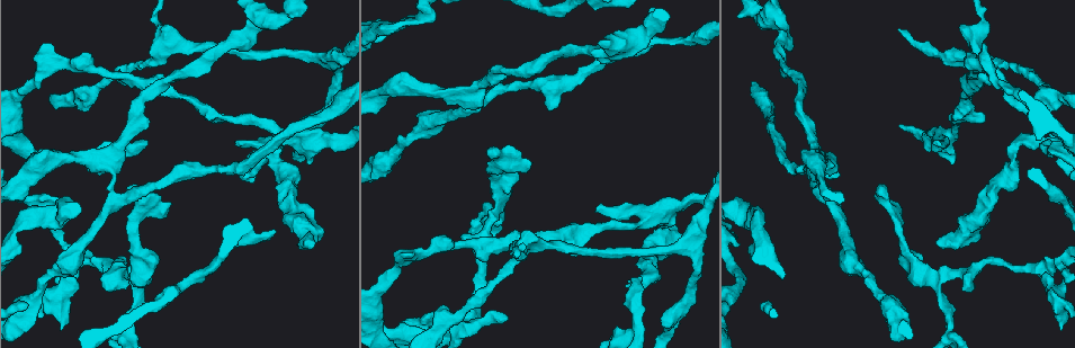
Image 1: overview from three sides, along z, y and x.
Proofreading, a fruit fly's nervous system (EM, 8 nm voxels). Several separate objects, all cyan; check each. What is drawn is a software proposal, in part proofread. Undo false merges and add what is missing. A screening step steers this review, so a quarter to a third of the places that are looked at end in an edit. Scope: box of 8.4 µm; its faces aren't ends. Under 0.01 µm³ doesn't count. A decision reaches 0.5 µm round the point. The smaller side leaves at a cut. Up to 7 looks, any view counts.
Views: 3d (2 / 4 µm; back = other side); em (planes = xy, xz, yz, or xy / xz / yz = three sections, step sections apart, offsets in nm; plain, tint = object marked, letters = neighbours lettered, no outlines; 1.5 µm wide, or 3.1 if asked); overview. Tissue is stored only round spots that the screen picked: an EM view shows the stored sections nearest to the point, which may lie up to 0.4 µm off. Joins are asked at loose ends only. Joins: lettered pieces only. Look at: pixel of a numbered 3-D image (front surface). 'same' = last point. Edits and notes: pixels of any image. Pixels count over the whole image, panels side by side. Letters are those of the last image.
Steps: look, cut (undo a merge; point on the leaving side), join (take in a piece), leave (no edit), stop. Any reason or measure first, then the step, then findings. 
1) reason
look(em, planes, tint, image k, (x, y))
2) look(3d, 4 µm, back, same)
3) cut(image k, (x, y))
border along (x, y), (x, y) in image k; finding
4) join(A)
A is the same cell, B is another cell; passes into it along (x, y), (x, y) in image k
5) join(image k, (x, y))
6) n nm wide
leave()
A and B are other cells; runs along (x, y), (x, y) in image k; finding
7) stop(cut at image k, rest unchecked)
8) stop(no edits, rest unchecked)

an open end
look(em, xy, step 8, tint, image 1, (666, 221))

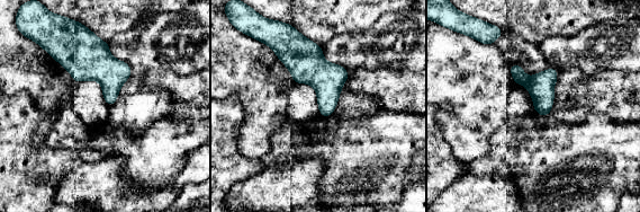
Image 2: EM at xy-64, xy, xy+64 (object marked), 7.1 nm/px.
look(em, planes, letters, same)

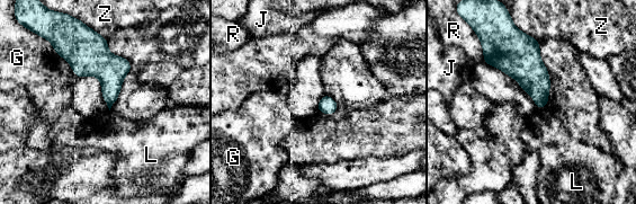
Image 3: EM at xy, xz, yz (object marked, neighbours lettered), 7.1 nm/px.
Z touches over 460 nm
leave()
G, J, L, R and Z are other cells; border along (33, 32), (51, 43), (77, 77) in image 3; none of them fits

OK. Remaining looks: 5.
free end
look(em, yz, step 4, letters, image 1, (935, 242))

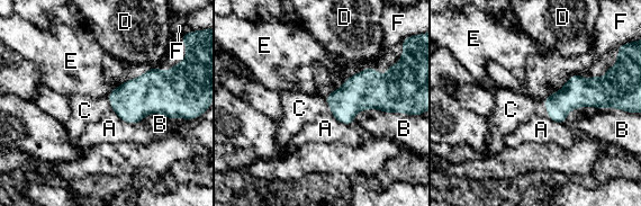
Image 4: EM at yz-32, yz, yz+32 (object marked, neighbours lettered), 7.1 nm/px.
look(em, planes, letters, same)

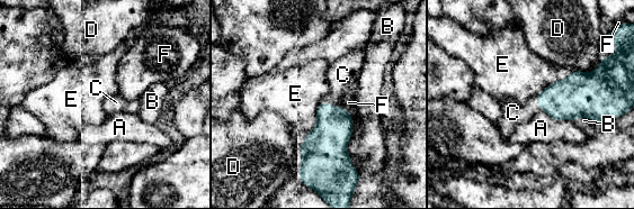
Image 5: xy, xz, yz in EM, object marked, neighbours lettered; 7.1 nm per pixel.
F touches over 380 nm
join(C)
C is the same cell, A, B, D, E and F are other cells; passes into it along (328, 141), (331, 106), (342, 74) in image 5; the cell continues

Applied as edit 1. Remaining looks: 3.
abrupt turn
look(em, yz, step 4, tint, image 1, (636, 289))

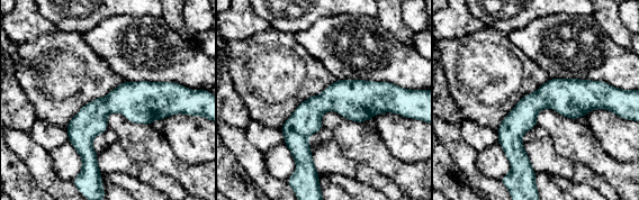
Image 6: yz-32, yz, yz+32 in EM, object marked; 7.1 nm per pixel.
cut it another way
look(em, planes, letters, same)

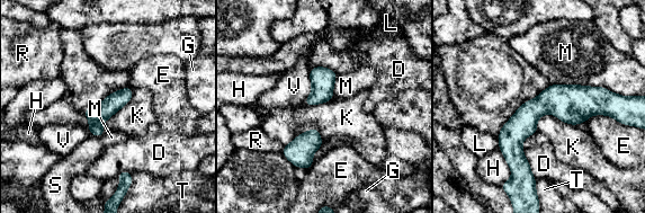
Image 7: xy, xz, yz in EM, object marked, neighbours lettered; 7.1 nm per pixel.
50 nm wide
leave()
D, E, G, H, K, L, M, R, S, T and V are other cells; runs along (608, 100), (544, 103), (501, 145) in image 7; continuous, no second cell

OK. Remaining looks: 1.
stop(join at image 5, rest unchecked)

